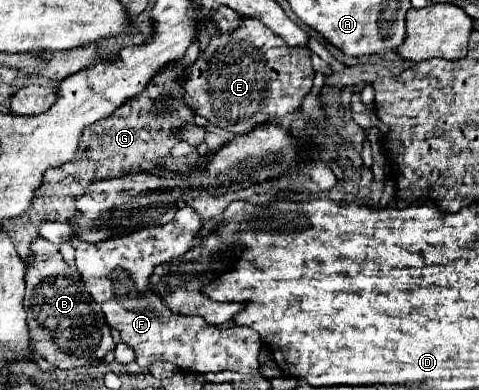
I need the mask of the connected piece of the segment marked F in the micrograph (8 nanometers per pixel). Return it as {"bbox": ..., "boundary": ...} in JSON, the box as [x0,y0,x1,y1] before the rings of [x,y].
{"bbox":[76,206,260,374],"boundary":[[[190,206],[178,208],[172,222],[154,228],[142,228],[128,236],[110,238],[100,244],[76,244],[76,268],[94,302],[100,304],[110,328],[116,328],[122,342],[136,352],[136,362],[148,368],[152,362],[172,362],[184,372],[208,374],[234,370],[240,374],[258,374],[260,336],[246,326],[210,326],[200,316],[176,316],[166,304],[148,290],[148,278],[156,264],[186,254],[196,246],[196,232],[202,218]]]}

